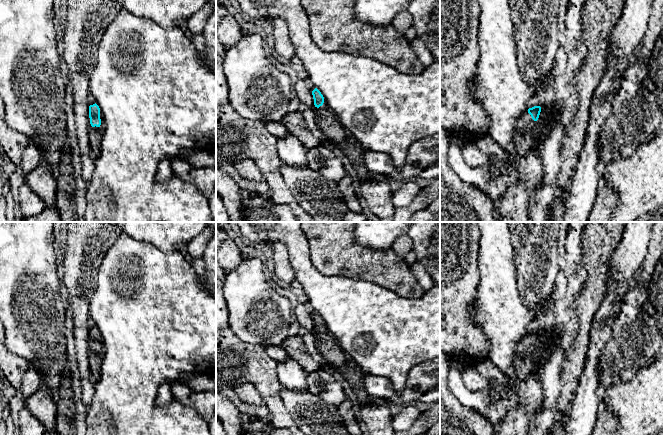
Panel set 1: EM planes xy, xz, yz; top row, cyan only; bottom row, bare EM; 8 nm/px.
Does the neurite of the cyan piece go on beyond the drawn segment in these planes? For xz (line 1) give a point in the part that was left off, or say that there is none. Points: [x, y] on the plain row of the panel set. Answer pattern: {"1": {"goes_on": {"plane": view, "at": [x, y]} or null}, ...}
{"1": {"goes_on": null}}

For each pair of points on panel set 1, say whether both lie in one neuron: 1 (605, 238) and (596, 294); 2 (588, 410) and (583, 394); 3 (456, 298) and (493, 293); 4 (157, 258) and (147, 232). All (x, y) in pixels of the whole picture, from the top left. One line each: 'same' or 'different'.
1: same
2: same
3: different
4: different

